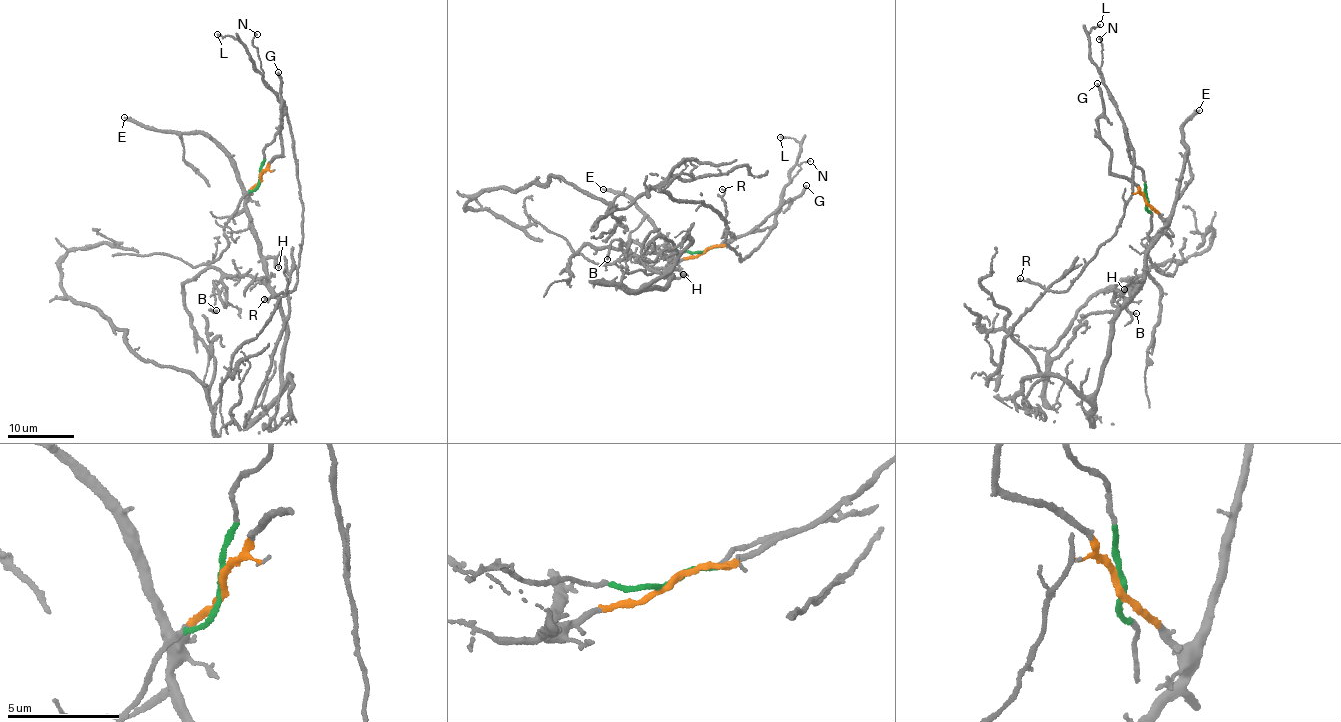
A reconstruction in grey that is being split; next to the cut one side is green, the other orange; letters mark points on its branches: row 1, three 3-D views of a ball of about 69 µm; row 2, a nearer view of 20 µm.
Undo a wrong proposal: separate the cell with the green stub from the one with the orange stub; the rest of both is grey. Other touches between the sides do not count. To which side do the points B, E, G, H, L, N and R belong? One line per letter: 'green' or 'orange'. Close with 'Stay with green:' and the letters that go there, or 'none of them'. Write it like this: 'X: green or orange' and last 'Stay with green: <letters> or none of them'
B: orange
E: orange
G: orange
H: orange
L: green
N: green
R: green
Stay with green: L, N, R

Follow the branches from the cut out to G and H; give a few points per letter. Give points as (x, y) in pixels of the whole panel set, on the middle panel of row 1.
G: (705, 252), (713, 246), (727, 245), (758, 225), (804, 191), (807, 185)
H: (705, 252), (665, 266), (667, 264), (666, 277), (676, 279), (684, 275)

